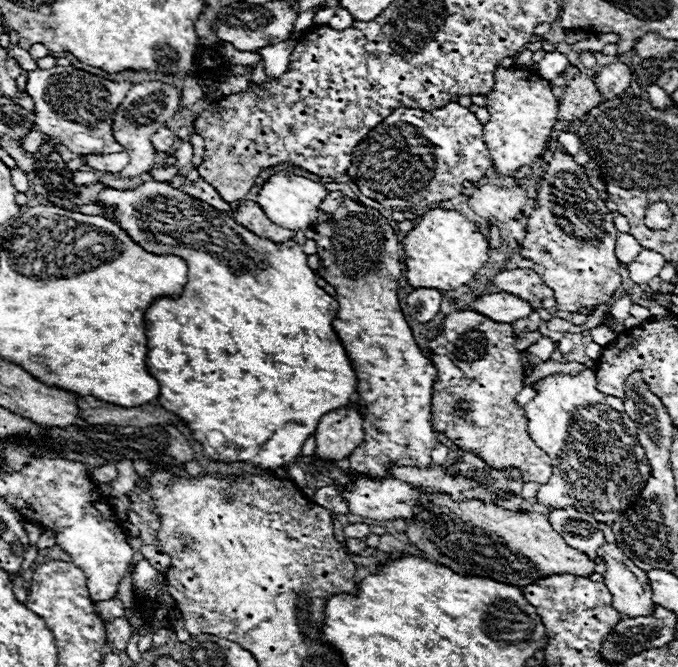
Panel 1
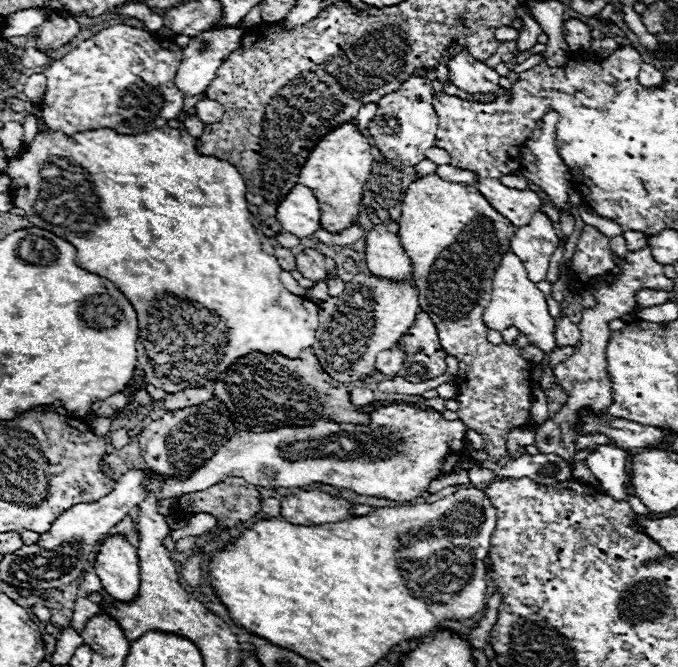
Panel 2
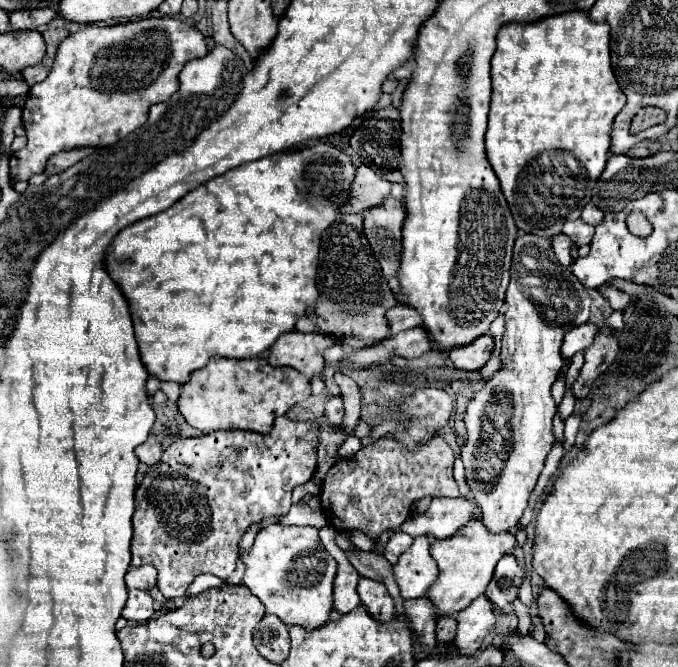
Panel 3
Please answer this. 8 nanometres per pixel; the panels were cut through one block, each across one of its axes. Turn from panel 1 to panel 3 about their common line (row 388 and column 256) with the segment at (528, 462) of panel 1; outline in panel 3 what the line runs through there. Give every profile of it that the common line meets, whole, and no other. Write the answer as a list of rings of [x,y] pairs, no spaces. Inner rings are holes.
[[[288,416],[274,420],[274,432],[254,434],[240,430],[220,430],[196,438],[176,440],[162,460],[148,468],[136,490],[136,512],[132,518],[132,566],[152,564],[158,570],[158,586],[166,600],[186,594],[196,574],[208,572],[226,578],[236,570],[238,544],[252,522],[288,514],[292,490],[306,484],[316,472],[316,444],[320,420],[294,422]]]

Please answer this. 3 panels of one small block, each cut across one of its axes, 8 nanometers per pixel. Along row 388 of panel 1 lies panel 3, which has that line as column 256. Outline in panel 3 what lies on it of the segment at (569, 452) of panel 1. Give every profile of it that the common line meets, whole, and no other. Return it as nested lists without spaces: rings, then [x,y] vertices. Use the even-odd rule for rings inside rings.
[[[270,524],[258,532],[252,548],[242,554],[242,560],[246,566],[242,586],[246,586],[264,604],[266,614],[278,616],[286,626],[302,626],[308,630],[316,630],[328,622],[330,610],[334,608],[332,584],[336,576],[336,560],[326,552],[316,528]]]

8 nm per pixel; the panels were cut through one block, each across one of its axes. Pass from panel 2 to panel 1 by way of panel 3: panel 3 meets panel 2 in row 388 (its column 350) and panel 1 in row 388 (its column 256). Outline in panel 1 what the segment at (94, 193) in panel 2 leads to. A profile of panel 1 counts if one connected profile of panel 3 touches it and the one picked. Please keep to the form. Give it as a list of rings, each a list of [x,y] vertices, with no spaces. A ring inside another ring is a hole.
[[[148,180],[140,186],[134,188],[110,188],[106,186],[104,190],[98,192],[96,196],[98,206],[112,206],[116,208],[116,216],[112,218],[136,244],[140,244],[144,250],[152,252],[152,254],[174,254],[180,256],[186,264],[188,264],[188,284],[184,286],[184,292],[178,298],[166,298],[160,296],[156,298],[144,314],[144,328],[146,328],[146,336],[148,336],[148,372],[160,382],[160,396],[158,396],[158,404],[162,408],[166,408],[168,412],[178,414],[182,420],[188,422],[188,428],[194,432],[194,438],[198,442],[202,442],[206,454],[212,460],[222,460],[222,462],[250,462],[260,466],[262,470],[276,470],[284,464],[288,464],[288,474],[290,478],[304,488],[306,486],[306,476],[302,472],[302,468],[296,464],[296,458],[300,454],[300,448],[304,444],[304,440],[314,434],[320,416],[328,414],[328,410],[336,410],[336,408],[344,408],[356,392],[356,372],[350,364],[350,358],[338,338],[338,334],[332,328],[332,320],[336,316],[338,310],[338,302],[326,294],[320,286],[316,286],[316,274],[308,268],[306,264],[306,254],[302,252],[302,246],[296,244],[294,240],[288,240],[284,244],[274,244],[268,238],[260,238],[256,234],[252,234],[248,228],[244,228],[242,224],[238,224],[232,216],[218,212],[216,208],[212,208],[210,204],[178,190],[172,188],[170,182],[156,182],[156,180]],[[210,432],[220,432],[220,446],[210,446],[208,434]]]

